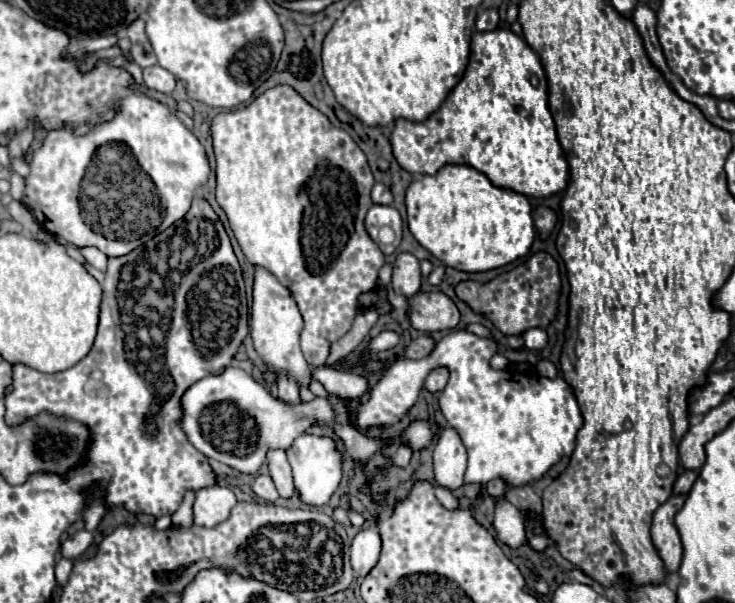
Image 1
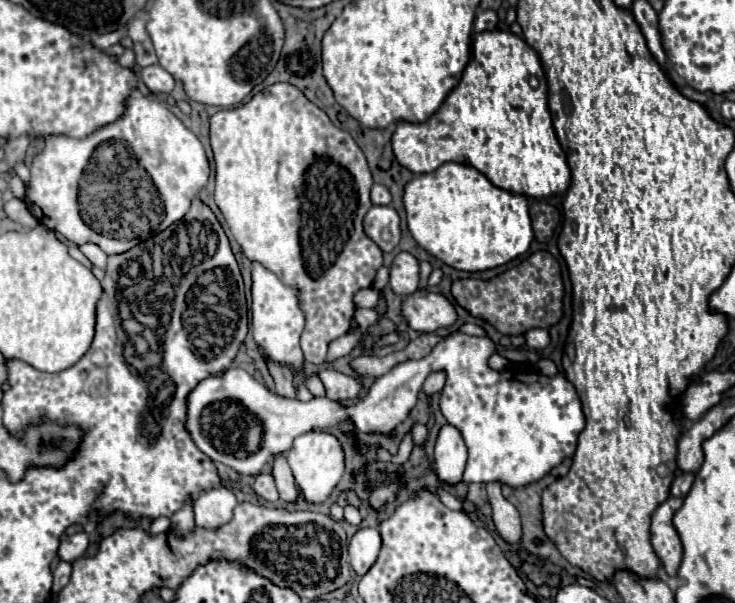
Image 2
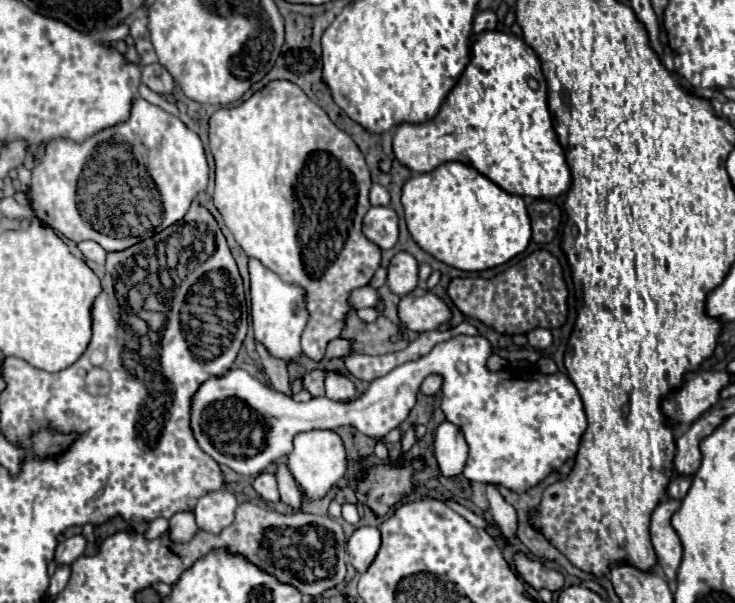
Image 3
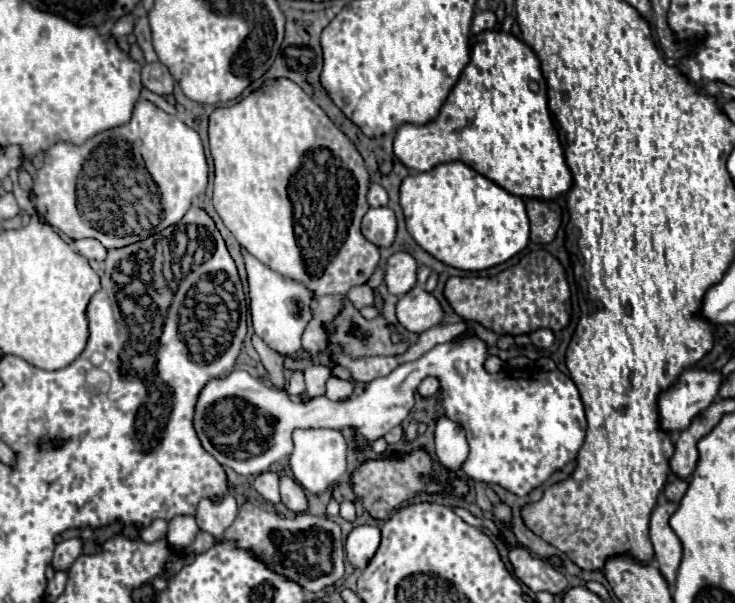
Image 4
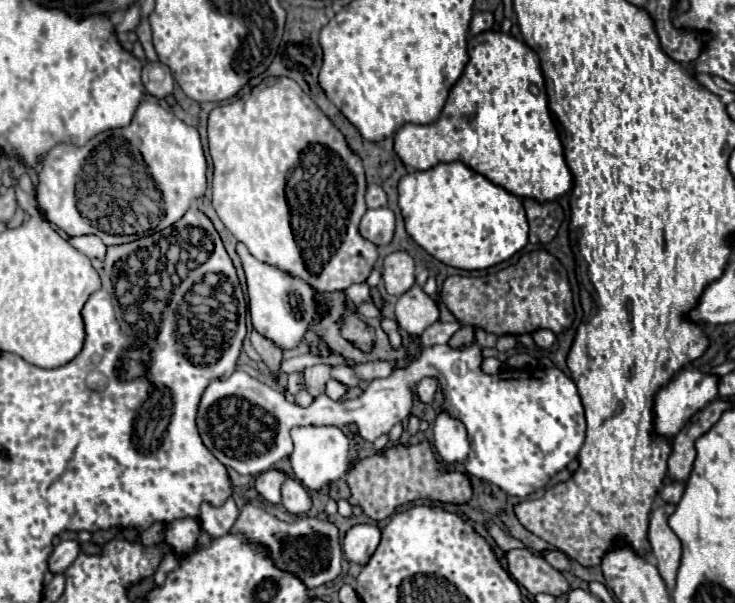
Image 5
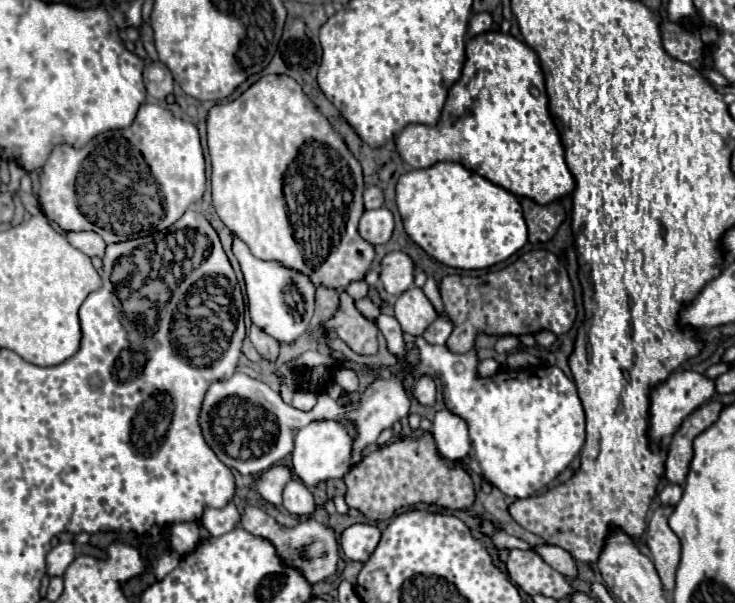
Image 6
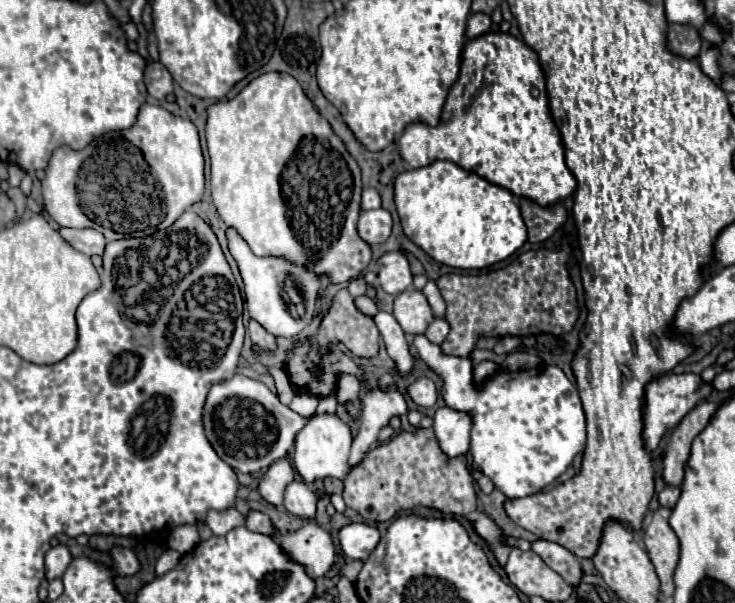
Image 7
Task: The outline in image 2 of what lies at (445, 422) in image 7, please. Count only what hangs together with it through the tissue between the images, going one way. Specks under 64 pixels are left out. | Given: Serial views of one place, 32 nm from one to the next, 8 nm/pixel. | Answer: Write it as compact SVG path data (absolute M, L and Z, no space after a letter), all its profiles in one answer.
M450 424L440 428L436 448L434 448L434 468L436 476L442 484L456 486L462 482L462 474L466 468L466 444Z

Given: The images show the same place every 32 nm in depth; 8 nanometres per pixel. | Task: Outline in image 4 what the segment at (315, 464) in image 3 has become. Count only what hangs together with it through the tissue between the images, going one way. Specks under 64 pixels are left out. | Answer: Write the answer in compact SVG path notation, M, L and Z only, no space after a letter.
M312 428L294 432L294 452L288 458L290 470L296 482L312 496L318 496L332 488L346 472L346 440L338 430Z

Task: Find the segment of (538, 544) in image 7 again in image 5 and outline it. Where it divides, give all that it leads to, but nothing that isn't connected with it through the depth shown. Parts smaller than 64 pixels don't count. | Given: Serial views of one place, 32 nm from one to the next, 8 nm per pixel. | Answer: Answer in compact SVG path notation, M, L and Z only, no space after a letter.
M544 552L544 558L546 558L546 562L550 564L550 566L554 566L556 570L560 570L560 572L564 572L564 570L568 570L570 568L570 562L568 562L568 558L566 558L566 554L562 554L562 552Z

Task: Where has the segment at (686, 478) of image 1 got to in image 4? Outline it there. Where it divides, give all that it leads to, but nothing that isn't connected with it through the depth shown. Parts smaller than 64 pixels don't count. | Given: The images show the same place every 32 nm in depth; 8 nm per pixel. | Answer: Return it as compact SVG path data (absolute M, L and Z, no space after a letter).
M672 478L672 480L666 484L666 488L664 488L664 496L666 496L668 500L680 502L680 500L684 498L686 490L688 490L688 480L684 480L684 478Z

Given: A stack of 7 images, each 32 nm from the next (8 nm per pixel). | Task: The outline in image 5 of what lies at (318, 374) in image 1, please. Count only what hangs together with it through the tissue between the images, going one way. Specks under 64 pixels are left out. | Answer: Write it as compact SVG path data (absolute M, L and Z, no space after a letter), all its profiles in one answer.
M328 380L328 384L326 384L326 396L328 398L332 398L332 400L340 400L340 398L344 398L346 394L348 394L348 386L346 384L342 384L342 382L338 382L338 380Z

